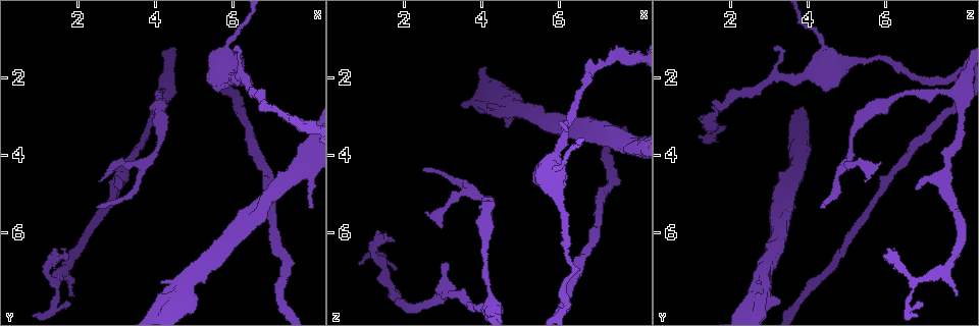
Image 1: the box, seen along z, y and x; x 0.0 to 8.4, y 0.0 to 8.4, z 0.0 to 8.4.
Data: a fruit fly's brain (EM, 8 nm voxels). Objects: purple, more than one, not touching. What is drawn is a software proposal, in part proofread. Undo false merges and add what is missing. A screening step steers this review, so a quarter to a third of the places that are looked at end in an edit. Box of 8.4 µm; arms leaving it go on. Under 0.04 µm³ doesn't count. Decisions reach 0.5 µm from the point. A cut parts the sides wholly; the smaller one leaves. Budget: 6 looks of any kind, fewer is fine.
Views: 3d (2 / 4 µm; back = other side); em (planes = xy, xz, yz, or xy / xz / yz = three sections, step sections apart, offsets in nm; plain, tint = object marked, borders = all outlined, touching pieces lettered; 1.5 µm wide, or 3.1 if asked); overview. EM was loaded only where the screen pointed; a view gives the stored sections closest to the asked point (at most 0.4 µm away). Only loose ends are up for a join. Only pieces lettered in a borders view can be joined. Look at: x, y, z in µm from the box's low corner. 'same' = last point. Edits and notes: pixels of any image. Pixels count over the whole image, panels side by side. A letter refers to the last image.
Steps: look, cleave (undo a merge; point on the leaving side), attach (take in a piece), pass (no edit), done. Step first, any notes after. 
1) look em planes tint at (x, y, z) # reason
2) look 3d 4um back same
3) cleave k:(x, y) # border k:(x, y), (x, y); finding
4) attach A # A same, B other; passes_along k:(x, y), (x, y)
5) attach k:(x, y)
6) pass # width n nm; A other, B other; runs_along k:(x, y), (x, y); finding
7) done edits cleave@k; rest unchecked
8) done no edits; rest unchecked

look em xy step 8 borders at (3.10, 4.90, 6.75) # branch stops here

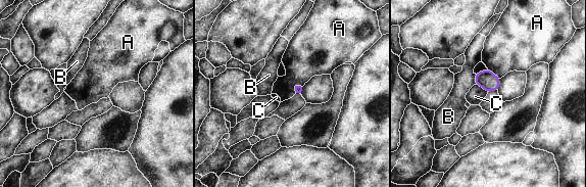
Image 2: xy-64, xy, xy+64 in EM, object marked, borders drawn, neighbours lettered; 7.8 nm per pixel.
look em planes borders same

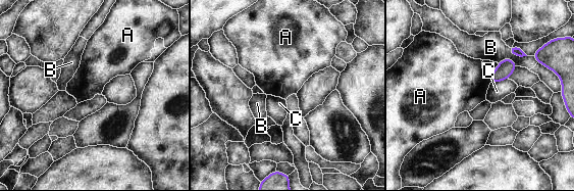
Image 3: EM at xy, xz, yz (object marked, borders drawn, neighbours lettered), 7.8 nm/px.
pass # A other, B other, C other; border 3:(488, 77), (491, 82); none of them fits

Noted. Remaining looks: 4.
look 3d 4um at (2.45, 5.30, 4.35) # branch stops here

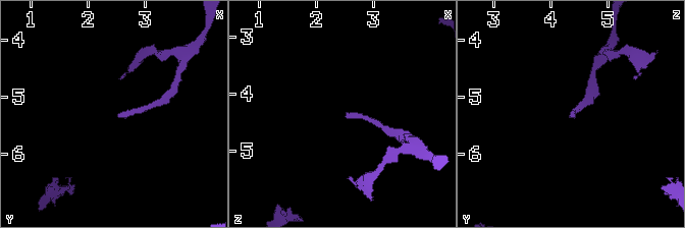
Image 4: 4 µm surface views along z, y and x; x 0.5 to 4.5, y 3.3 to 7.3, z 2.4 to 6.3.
look em planes borders at (2.55, 5.35, 4.35) # shape alone is not enough

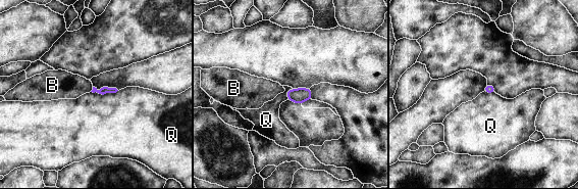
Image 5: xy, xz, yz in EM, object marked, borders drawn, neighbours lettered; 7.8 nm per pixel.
attach 5:(62, 85) # width 70 nm; B same, Q other; passes_along 5:(103, 90), (93, 89), (62, 85); it goes on there

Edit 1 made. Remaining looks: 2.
look 3d 2um at (1.95, 7.65, 7.90) # branch stops here

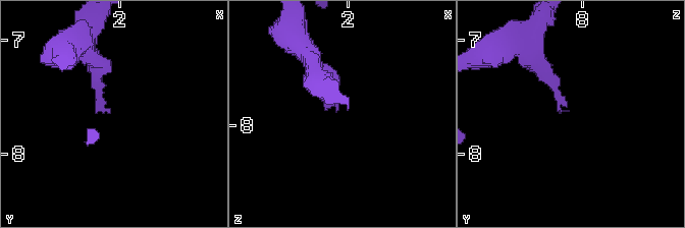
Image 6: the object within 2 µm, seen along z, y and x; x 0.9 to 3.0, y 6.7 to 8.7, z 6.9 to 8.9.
look em planes borders at (1.90, 7.62, 7.84) # need the tissue

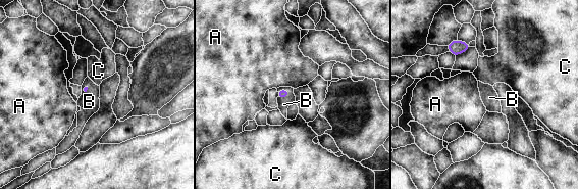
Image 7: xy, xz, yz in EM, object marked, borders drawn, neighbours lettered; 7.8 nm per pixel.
attach 7:(283, 104) # A other, B same, C other; passes_along 7:(282, 93), (284, 97), (283, 104); the neuron continues

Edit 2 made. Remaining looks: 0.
done edits attach@5, attach@7; rest unchecked

